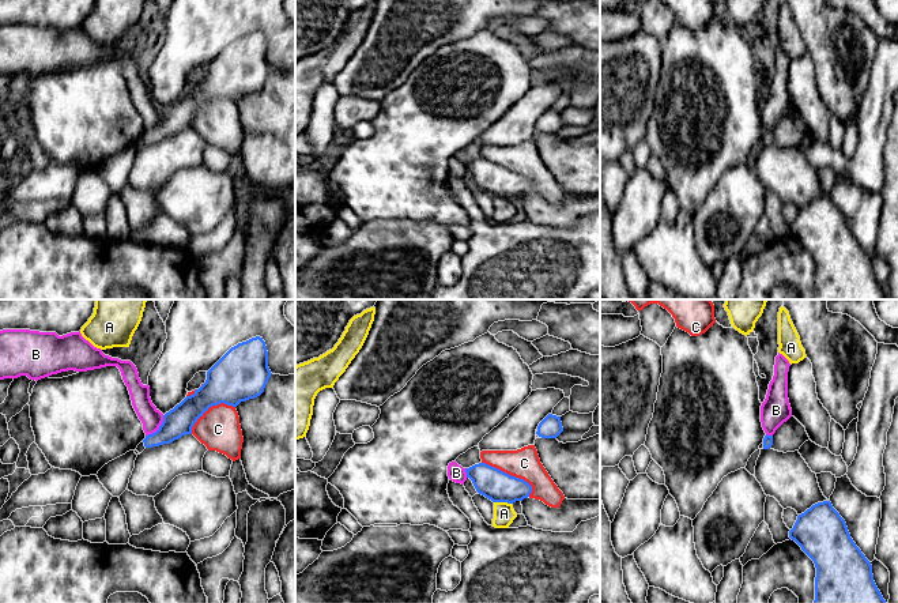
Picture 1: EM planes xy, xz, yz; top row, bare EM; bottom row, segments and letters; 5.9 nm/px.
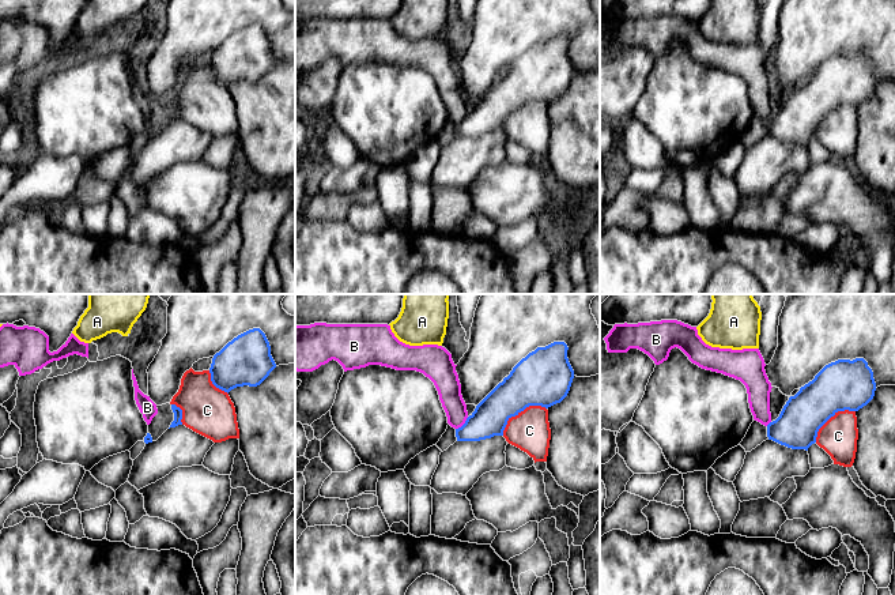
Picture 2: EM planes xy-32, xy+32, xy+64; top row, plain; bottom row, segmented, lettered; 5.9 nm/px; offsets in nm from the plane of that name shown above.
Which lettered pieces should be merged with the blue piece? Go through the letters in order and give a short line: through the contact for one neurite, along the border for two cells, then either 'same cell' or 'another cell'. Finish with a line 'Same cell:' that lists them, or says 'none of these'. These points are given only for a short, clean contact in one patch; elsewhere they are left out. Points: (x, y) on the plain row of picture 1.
A: xz (494, 196), (510, 199) | another cell
B: xy (163, 110), (162, 119), (146, 131) | another cell
C: another cell
Same cell: none of these

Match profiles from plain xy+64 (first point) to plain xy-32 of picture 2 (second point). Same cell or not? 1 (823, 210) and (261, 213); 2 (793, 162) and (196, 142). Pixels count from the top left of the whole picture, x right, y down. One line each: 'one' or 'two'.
1: two
2: one

